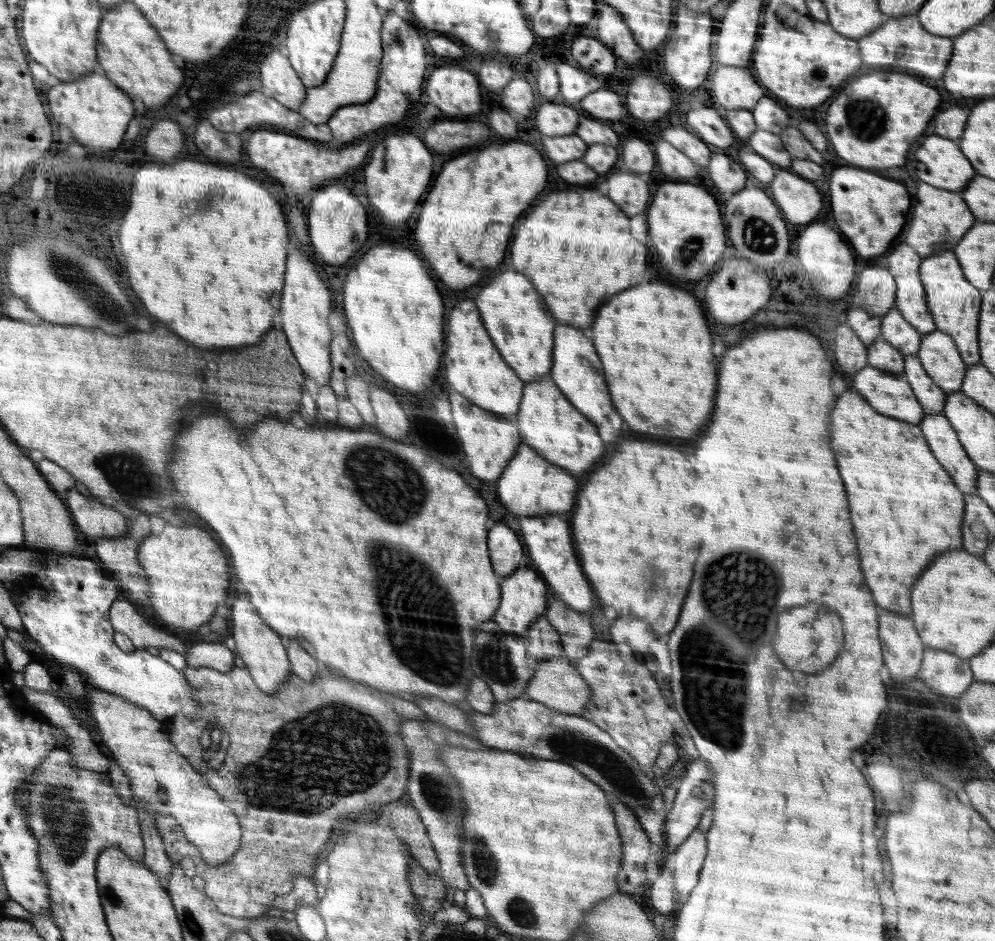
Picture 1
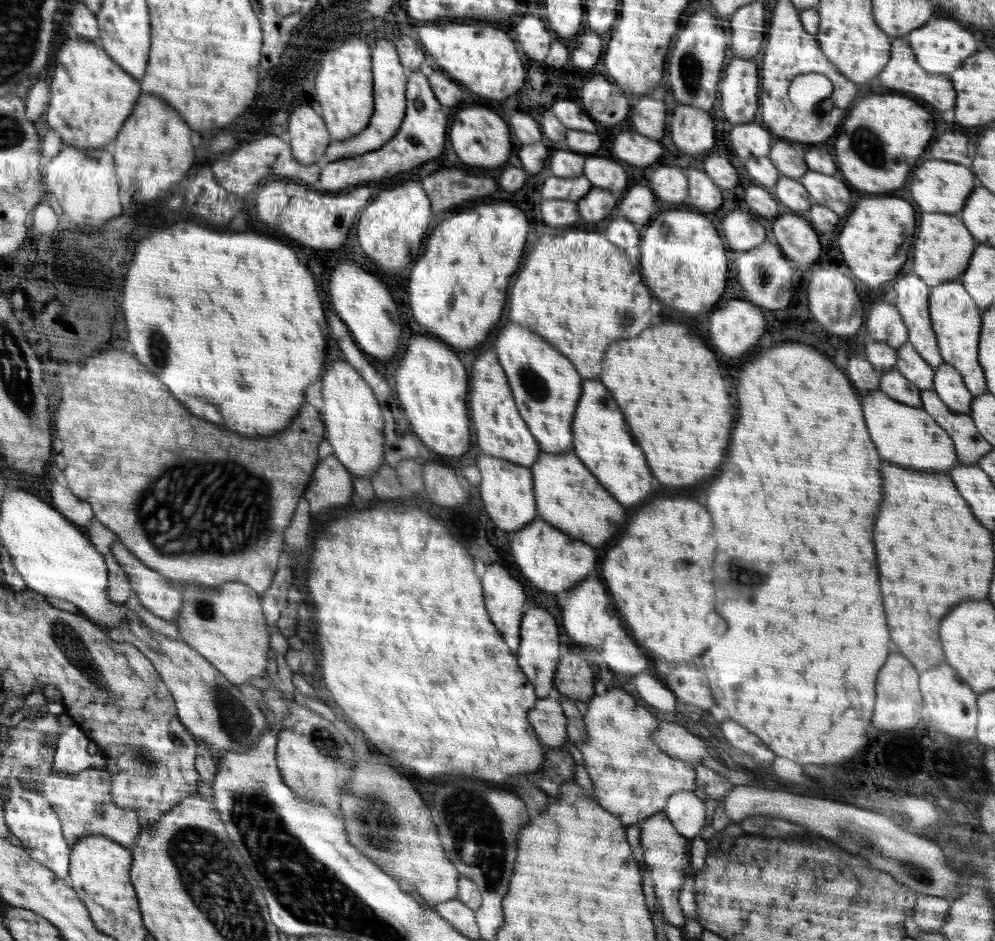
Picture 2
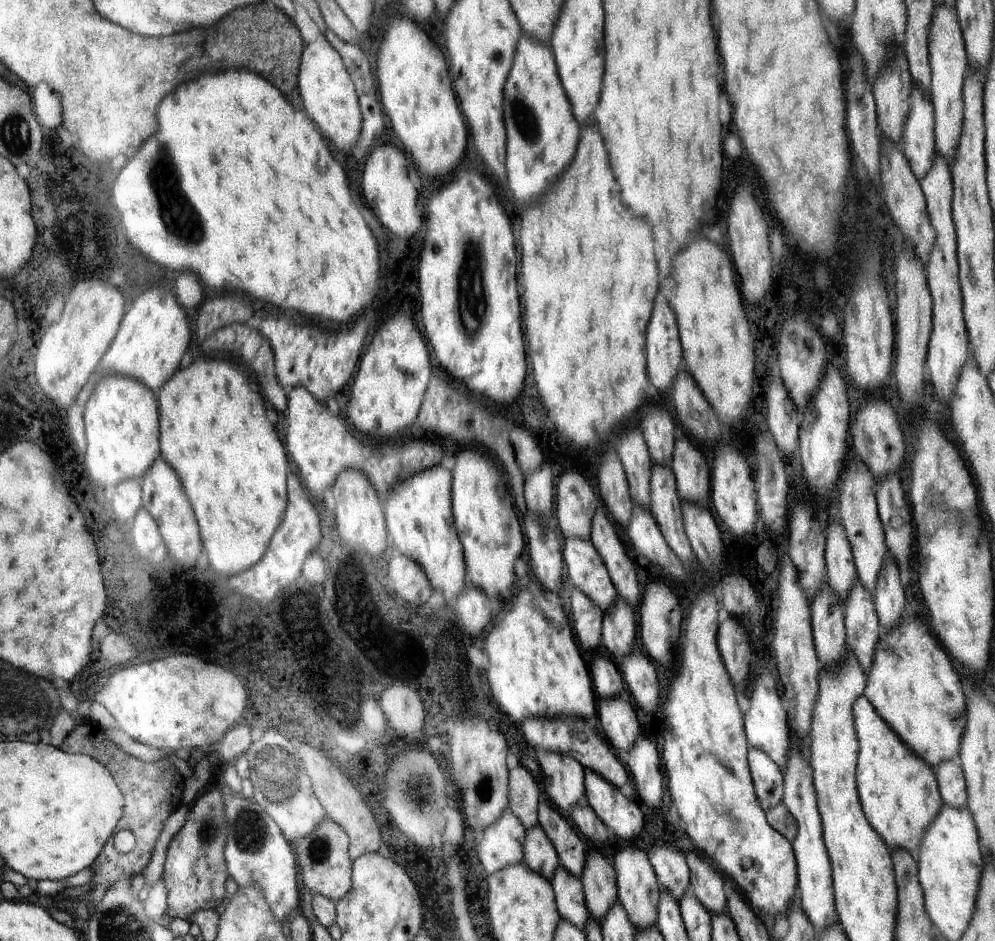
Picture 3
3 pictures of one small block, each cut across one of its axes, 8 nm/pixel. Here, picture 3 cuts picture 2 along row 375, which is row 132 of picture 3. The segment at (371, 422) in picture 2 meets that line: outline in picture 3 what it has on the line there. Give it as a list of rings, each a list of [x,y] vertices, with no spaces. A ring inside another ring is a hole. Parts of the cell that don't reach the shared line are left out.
[[[320,33],[314,42],[303,45],[298,68],[298,92],[309,118],[338,148],[346,150],[358,144],[362,132],[362,112],[358,96],[347,68],[328,39]]]

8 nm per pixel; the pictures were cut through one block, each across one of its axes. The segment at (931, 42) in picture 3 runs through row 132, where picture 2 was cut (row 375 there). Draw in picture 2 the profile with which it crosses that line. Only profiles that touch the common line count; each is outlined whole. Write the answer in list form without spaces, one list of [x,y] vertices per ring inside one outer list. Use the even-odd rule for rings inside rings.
[[[942,363],[935,369],[933,391],[942,402],[959,414],[969,414],[974,397],[966,388],[962,375],[951,364]]]

